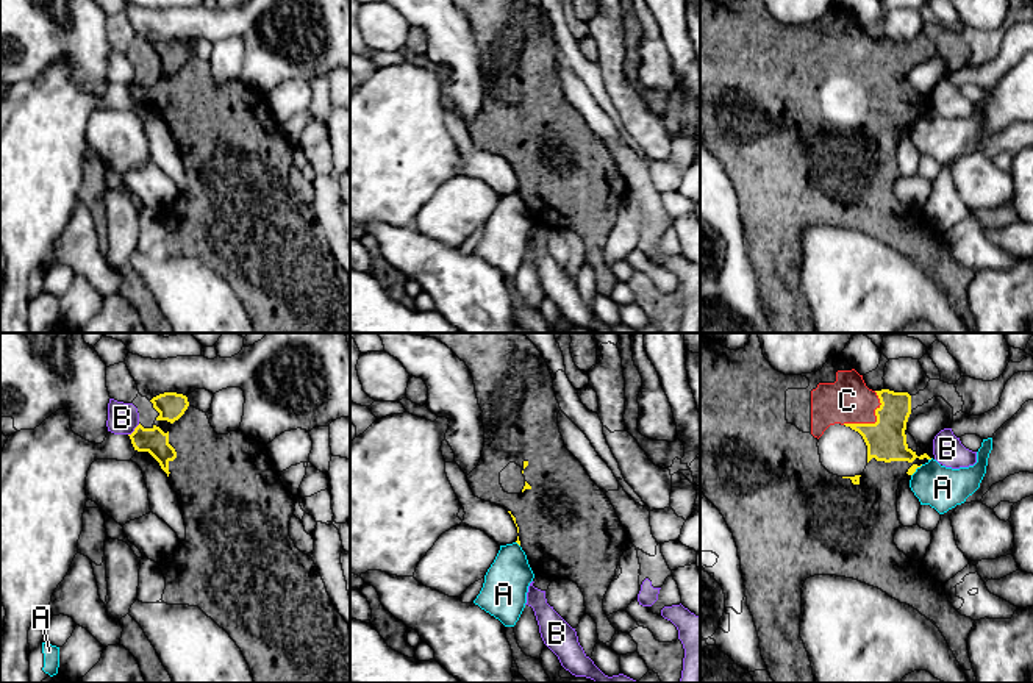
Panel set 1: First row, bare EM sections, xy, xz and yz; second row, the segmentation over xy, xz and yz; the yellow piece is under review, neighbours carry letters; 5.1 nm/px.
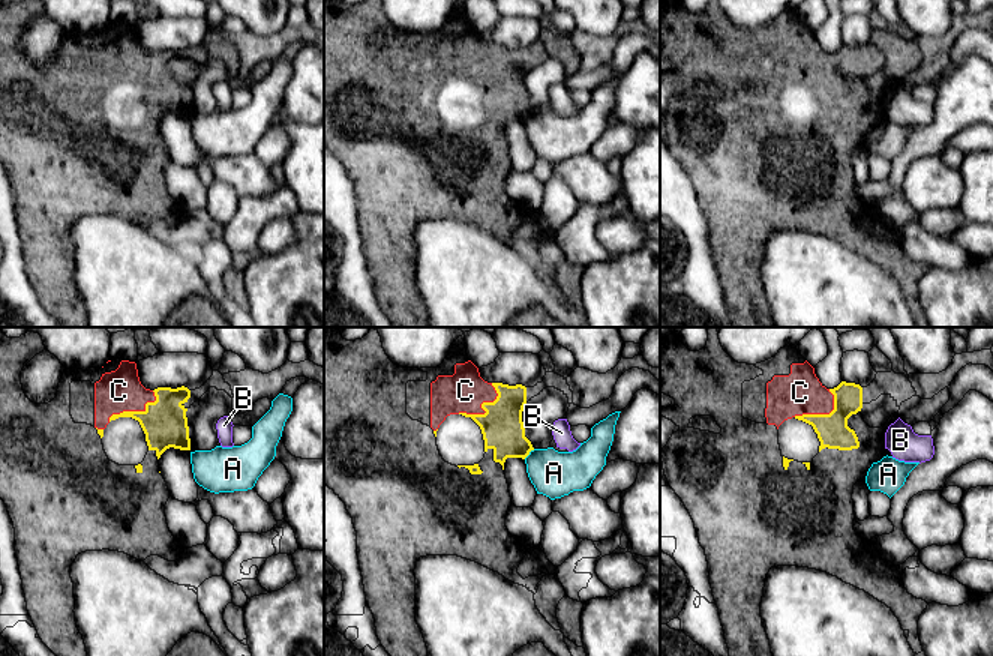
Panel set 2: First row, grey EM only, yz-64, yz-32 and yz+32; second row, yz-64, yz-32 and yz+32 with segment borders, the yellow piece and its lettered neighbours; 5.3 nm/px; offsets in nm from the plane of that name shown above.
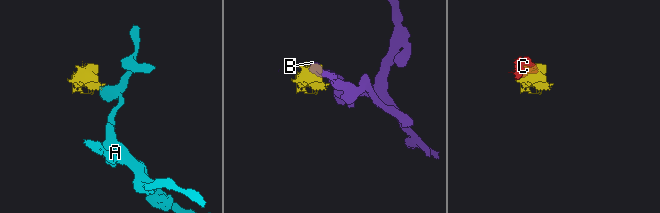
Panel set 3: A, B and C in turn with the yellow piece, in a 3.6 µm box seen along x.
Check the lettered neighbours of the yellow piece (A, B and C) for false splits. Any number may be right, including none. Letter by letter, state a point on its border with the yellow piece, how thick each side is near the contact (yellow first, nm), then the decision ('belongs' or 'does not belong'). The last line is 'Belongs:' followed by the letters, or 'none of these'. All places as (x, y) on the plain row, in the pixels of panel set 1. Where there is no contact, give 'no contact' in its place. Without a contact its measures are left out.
A: meets yellow in yz at (916, 118); 40 nm thick on the yellow side, 220 nm on the other; does not belong
B: meets yellow in xy at (135, 80); 140 nm thick on the yellow side, 160 nm on the other; does not belong
C: meets yellow in yz at (872, 74); 200 nm thick on the yellow side, 240 nm on the other; belongs
Belongs: C

